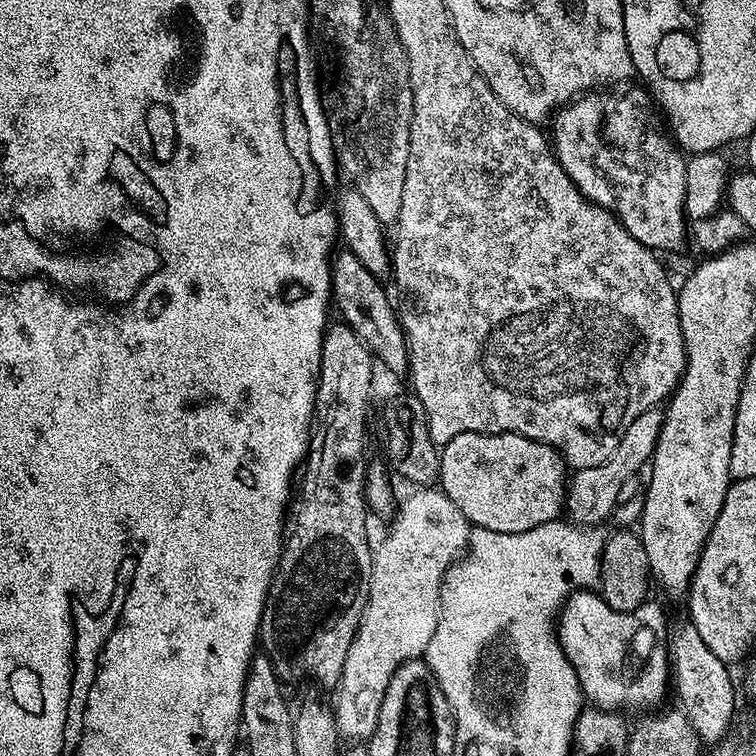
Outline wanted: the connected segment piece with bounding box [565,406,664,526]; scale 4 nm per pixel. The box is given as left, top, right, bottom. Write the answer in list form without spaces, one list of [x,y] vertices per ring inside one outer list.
[[[661,407],[647,408],[627,427],[619,440],[615,453],[598,467],[577,469],[569,479],[565,491],[565,511],[569,519],[582,526],[598,526],[615,513],[621,499],[622,486],[642,466],[651,461],[661,430],[664,427],[664,410]]]

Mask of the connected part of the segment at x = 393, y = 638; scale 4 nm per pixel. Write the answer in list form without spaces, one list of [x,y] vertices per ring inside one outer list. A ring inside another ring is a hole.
[[[424,486],[413,492],[416,492],[413,496],[408,496],[405,500],[403,497],[402,503],[391,517],[392,525],[389,526],[384,541],[375,545],[366,610],[350,646],[350,654],[346,654],[346,666],[342,666],[340,683],[334,689],[336,730],[348,742],[371,740],[378,726],[378,710],[382,710],[382,698],[386,698],[386,686],[390,686],[390,678],[394,678],[396,671],[406,661],[423,657],[438,626],[440,587],[444,585],[444,575],[465,555],[468,546],[469,522],[443,491]]]

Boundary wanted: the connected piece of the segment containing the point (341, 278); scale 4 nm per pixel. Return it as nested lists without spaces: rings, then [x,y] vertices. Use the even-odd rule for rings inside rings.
[[[340,250],[331,257],[332,300],[334,308],[341,312],[343,323],[348,324],[364,340],[364,345],[372,351],[396,376],[408,376],[408,343],[404,328],[400,325],[397,309],[388,301],[382,280],[366,270],[362,262],[347,250]],[[341,251],[341,252],[340,252]],[[340,252],[340,253],[339,253]]]

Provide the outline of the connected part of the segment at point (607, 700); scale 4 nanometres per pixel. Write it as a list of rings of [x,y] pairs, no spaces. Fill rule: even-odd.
[[[592,590],[573,592],[564,601],[558,613],[560,649],[574,668],[583,699],[589,705],[609,710],[652,710],[670,692],[670,620],[658,605],[651,604],[633,612],[615,612],[602,606],[601,597]],[[600,620],[609,620],[612,628]]]

